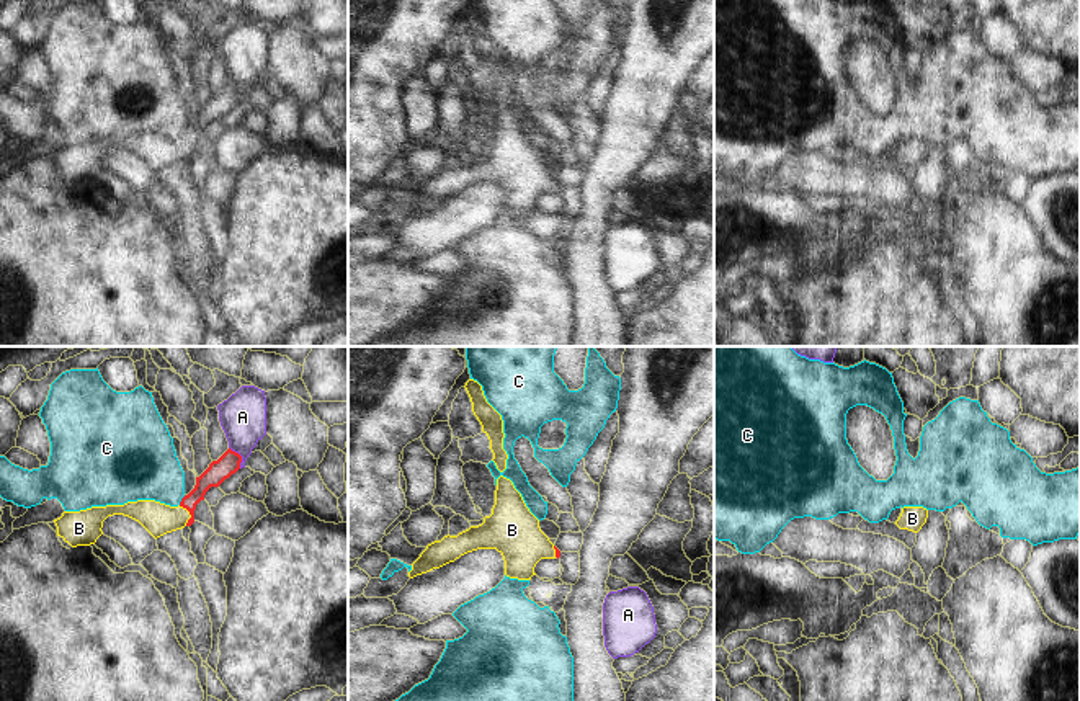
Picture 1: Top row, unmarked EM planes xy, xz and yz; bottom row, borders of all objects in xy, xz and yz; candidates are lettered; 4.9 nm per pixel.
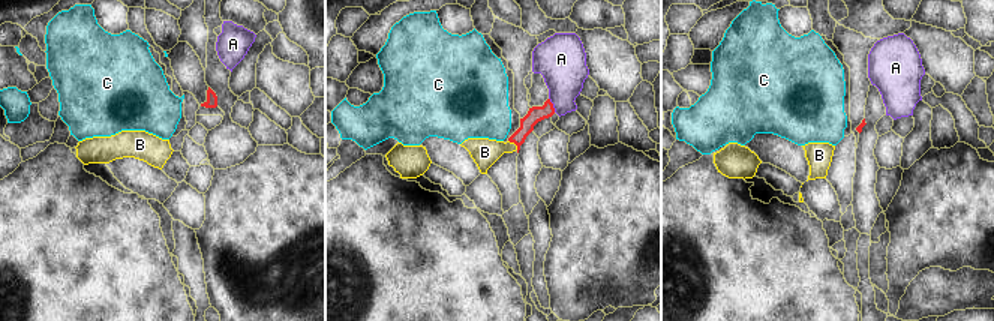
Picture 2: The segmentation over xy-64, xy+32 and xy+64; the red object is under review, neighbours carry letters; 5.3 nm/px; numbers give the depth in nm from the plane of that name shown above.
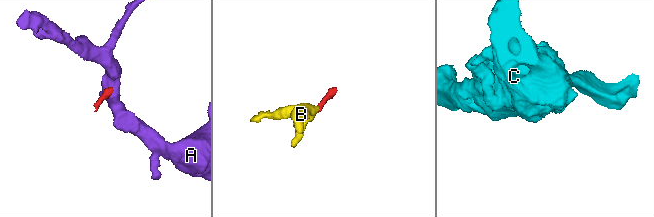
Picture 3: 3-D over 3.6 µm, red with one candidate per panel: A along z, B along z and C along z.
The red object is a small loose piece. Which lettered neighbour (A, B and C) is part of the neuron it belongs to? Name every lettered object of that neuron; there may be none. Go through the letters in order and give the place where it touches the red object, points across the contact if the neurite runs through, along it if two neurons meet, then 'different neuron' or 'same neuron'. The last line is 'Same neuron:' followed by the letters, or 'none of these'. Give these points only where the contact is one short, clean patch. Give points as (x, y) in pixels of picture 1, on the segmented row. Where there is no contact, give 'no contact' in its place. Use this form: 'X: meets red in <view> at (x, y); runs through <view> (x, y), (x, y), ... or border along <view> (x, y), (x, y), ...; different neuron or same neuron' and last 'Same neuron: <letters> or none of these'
A: meets red in xy at (240, 456); border along xy (229, 446), (240, 456), (240, 468); different neuron
B: meets red in xy at (190, 513); runs through xy (218, 471), (190, 500), (190, 513), (157, 518); same neuron
C: meets red in xy at (182, 500); border along xy (185, 495), (178, 504); different neuron
Same neuron: B

